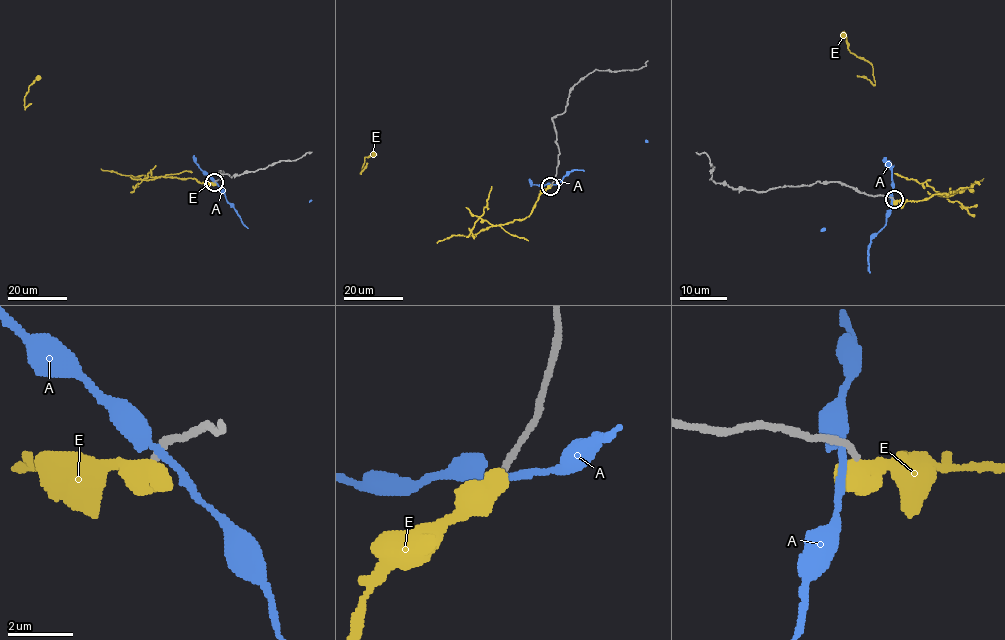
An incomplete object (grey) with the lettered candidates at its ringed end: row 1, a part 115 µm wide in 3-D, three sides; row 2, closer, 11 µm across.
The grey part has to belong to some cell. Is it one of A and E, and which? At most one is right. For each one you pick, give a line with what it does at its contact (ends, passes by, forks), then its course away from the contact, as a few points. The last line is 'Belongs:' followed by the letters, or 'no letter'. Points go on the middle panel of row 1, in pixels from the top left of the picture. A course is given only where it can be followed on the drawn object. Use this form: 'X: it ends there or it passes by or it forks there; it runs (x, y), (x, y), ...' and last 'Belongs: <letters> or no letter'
Belongs: no letter

